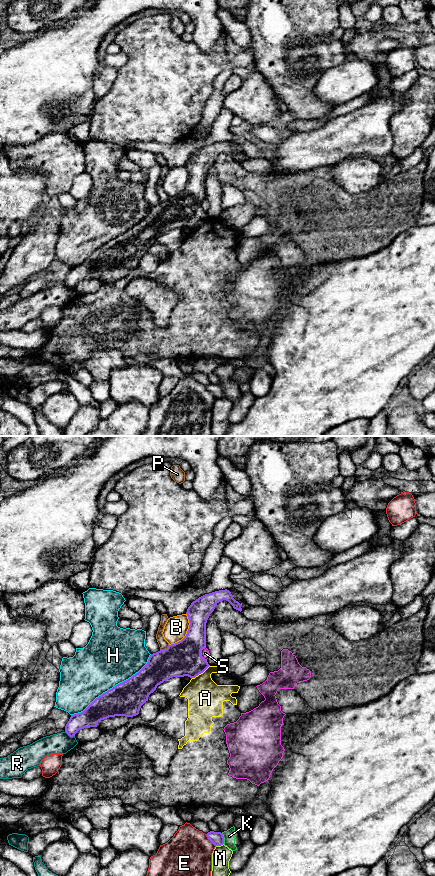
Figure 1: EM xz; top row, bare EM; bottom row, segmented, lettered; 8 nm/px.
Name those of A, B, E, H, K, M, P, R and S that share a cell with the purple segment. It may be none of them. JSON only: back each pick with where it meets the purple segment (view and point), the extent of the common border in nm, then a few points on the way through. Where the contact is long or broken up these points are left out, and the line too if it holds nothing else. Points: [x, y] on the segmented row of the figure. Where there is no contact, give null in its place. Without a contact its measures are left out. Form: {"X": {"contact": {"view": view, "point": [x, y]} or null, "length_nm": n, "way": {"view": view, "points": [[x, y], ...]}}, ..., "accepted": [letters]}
{"accepted": []}

